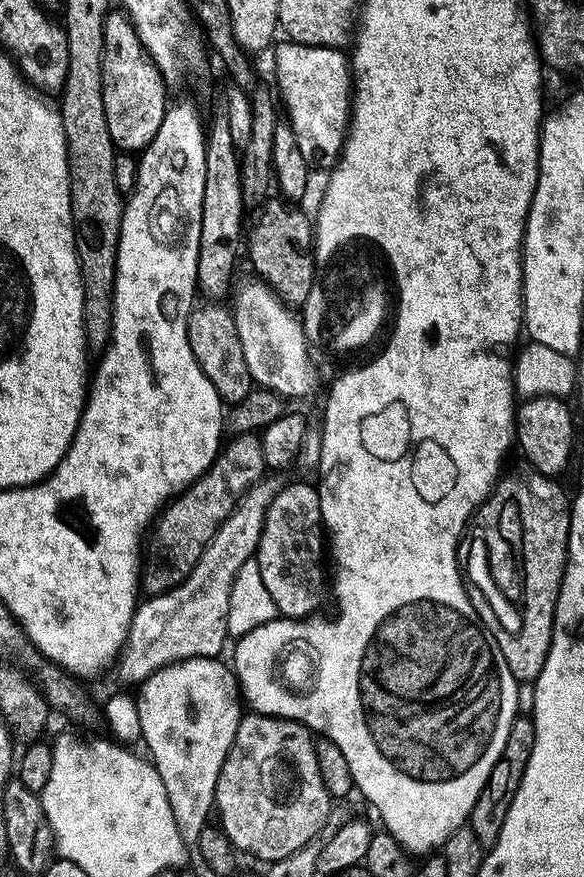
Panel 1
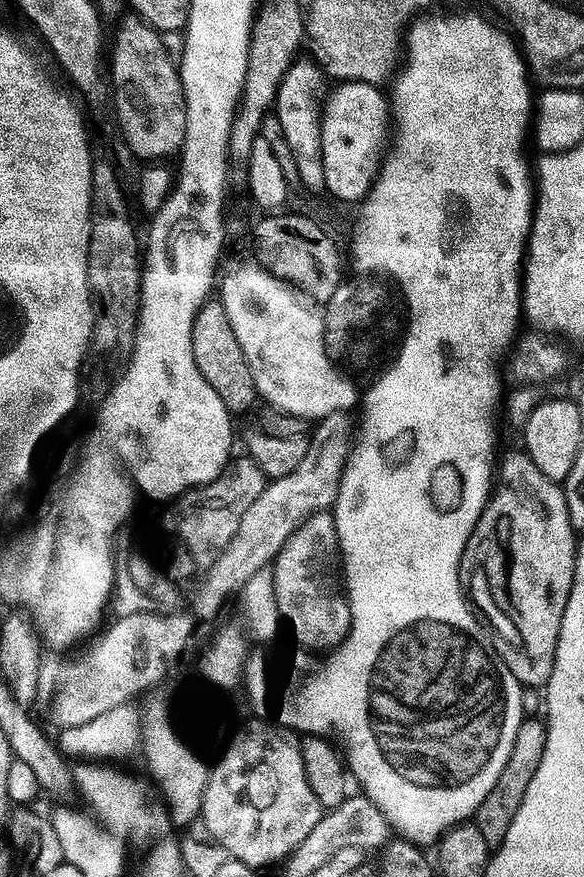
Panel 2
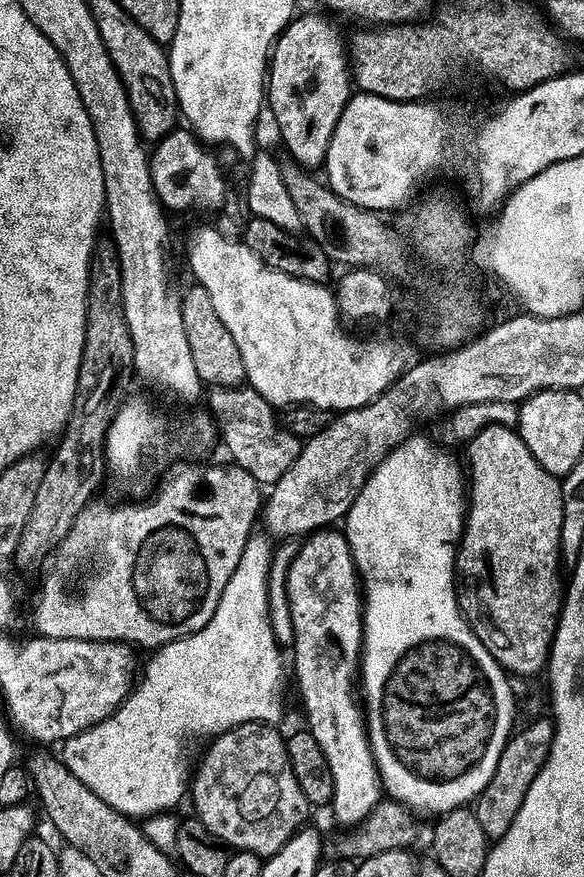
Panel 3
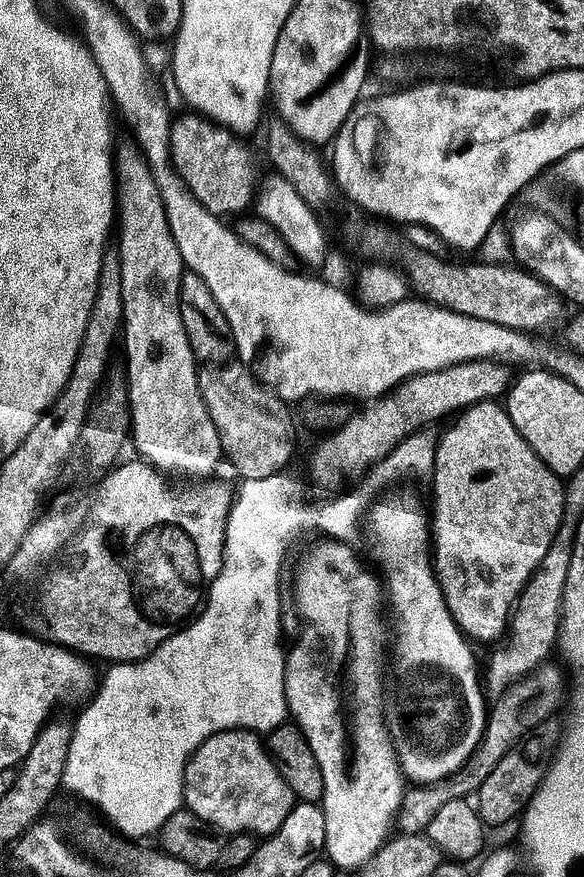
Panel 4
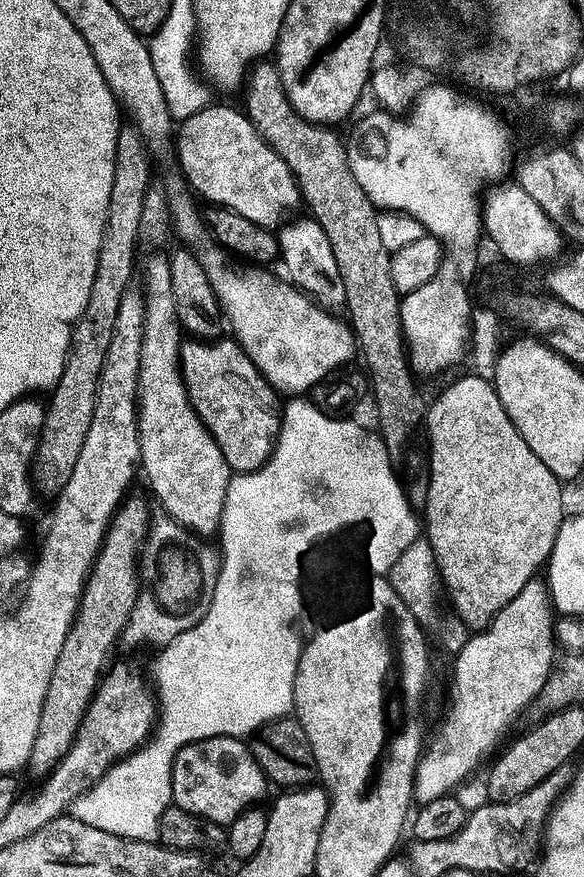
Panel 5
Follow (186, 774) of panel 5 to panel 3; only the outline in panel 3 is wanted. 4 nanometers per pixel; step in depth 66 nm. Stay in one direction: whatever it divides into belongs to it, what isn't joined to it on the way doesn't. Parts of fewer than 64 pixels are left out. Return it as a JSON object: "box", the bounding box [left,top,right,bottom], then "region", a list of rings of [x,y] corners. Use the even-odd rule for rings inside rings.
{"box":[190,724,310,858],"region":[[[243,724],[237,728],[231,728],[228,732],[221,732],[211,741],[212,744],[208,748],[208,753],[204,756],[204,761],[200,764],[200,769],[196,772],[196,781],[190,784],[190,800],[196,803],[195,815],[203,822],[212,832],[212,835],[220,841],[221,844],[236,852],[249,852],[261,858],[271,858],[277,856],[286,846],[286,842],[290,842],[296,833],[301,831],[309,823],[308,811],[310,805],[306,794],[302,794],[302,786],[298,786],[298,778],[294,778],[294,770],[290,766],[290,758],[288,757],[288,745],[285,737],[280,737],[279,727],[270,724]]]}

